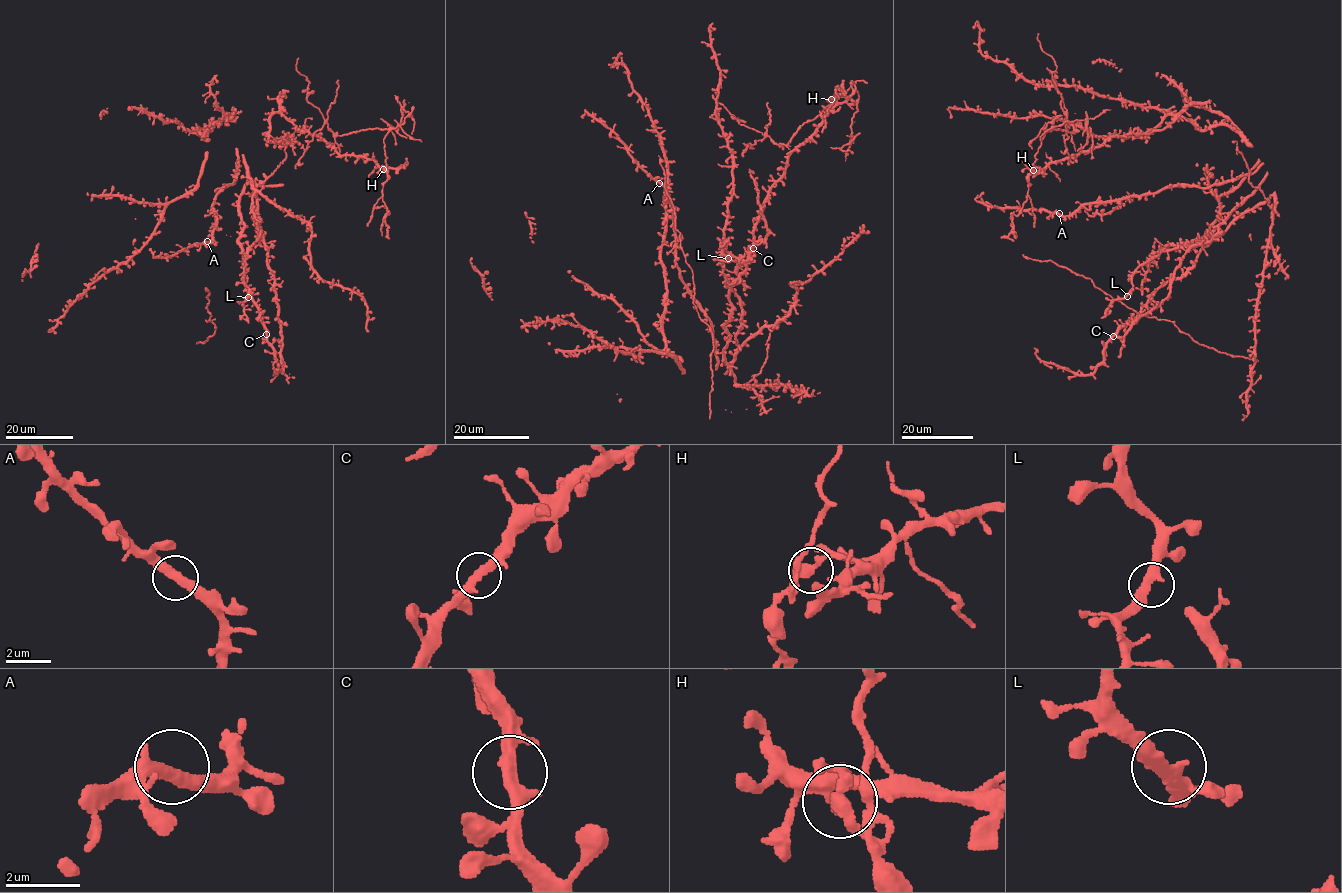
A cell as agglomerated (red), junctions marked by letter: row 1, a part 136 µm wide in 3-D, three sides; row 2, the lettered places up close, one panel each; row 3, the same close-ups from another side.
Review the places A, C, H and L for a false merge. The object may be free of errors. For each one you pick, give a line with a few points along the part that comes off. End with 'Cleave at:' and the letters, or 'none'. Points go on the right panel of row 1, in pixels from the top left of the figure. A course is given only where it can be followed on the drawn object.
H: course (1033, 170), (1035, 154), (1047, 131), (1075, 130), (1054, 83), (1054, 59), (1040, 47), (1037, 34)
Cleave at: H

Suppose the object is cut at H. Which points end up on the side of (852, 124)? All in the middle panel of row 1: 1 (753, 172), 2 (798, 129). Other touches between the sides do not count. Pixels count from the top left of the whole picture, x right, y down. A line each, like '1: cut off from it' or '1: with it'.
1: cut off from it
2: with it

